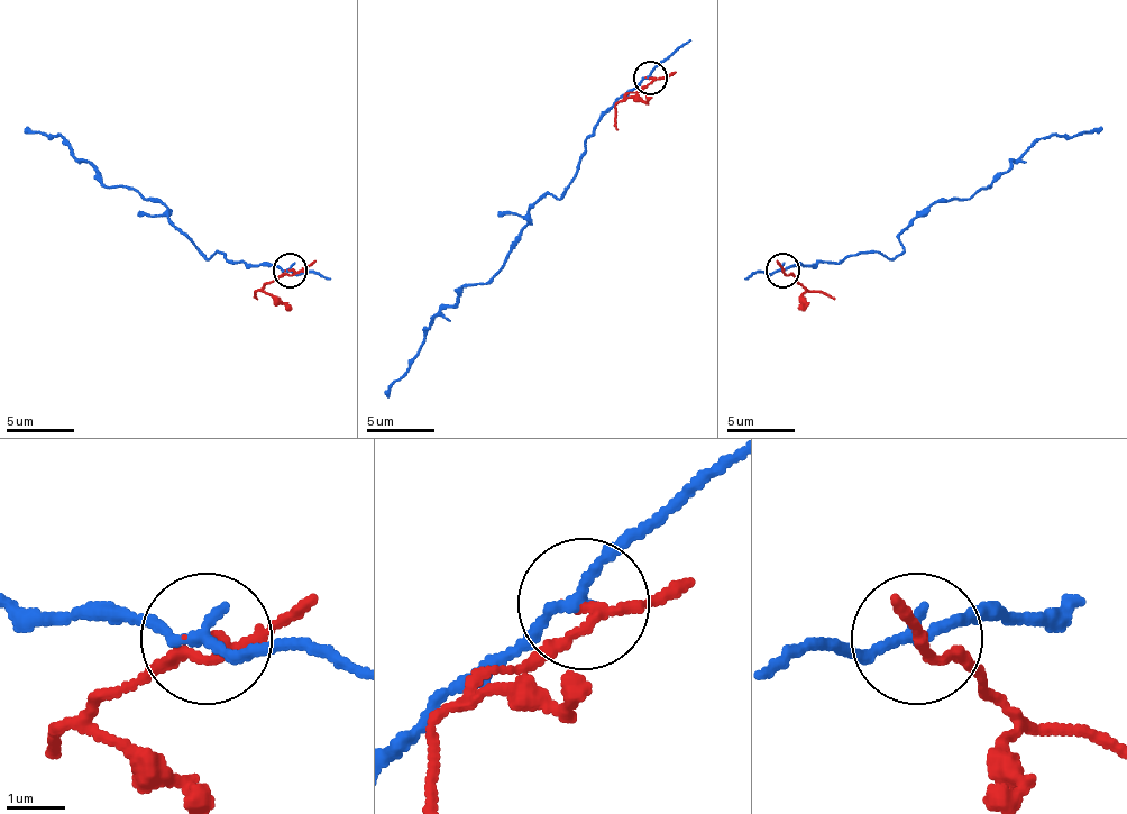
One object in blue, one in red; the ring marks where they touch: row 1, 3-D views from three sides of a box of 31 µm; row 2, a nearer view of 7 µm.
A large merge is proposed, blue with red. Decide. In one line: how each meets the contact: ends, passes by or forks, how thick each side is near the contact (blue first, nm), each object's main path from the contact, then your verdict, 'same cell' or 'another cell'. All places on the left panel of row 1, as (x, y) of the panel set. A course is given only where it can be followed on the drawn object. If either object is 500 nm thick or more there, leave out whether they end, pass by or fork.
blue passes by | red passes by | 170/140 nm | blue via (291, 271), (217, 250), (207, 257), (162, 203), (125, 186), (108, 186), (64, 139), (40, 136), (27, 126) | red via (291, 271), (257, 291), (257, 298) | another cell

